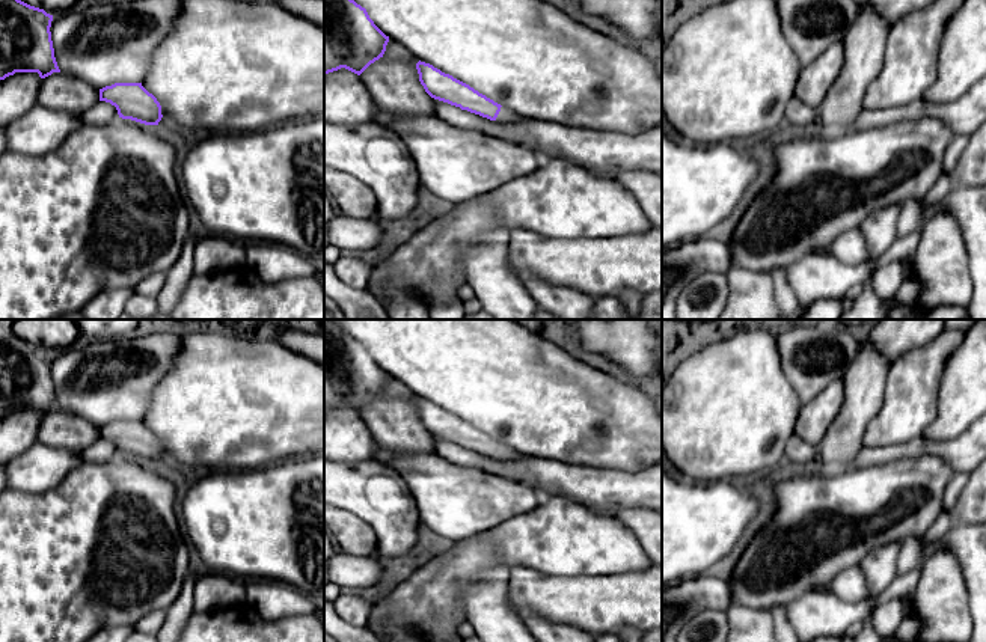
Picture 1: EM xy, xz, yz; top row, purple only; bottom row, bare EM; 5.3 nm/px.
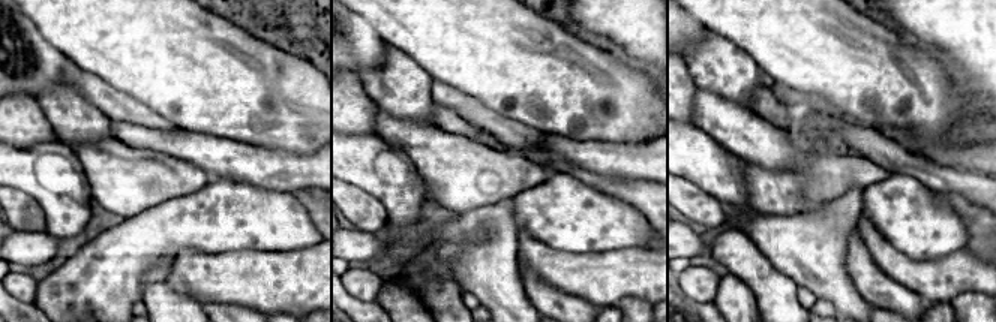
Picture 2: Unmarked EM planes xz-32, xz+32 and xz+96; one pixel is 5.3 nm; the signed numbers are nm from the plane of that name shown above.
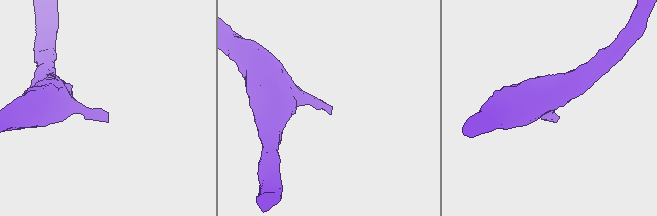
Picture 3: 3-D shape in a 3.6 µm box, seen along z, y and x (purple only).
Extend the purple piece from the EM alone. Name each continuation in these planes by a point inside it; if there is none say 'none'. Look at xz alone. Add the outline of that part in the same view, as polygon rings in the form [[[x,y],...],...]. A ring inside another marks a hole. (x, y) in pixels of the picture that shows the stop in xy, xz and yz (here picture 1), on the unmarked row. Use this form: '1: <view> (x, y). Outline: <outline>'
1: xz (505, 454). Outline: [[[501,445],[501,449],[496,455],[496,460],[499,461],[504,461],[504,463],[508,463],[508,461],[516,461],[516,460],[520,460],[526,455],[517,452],[516,449],[507,446],[507,445]]]

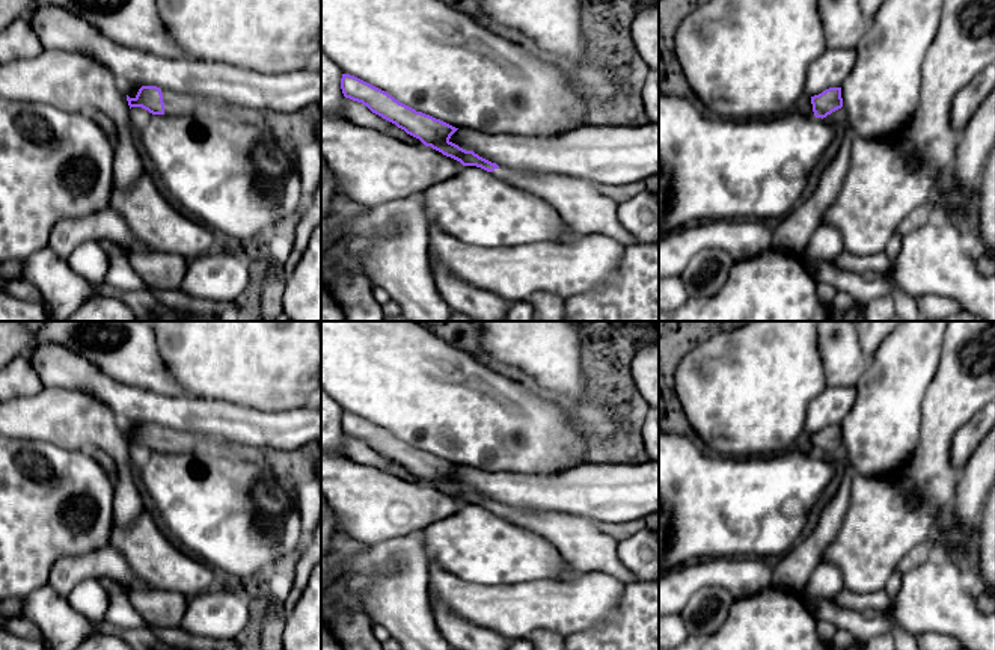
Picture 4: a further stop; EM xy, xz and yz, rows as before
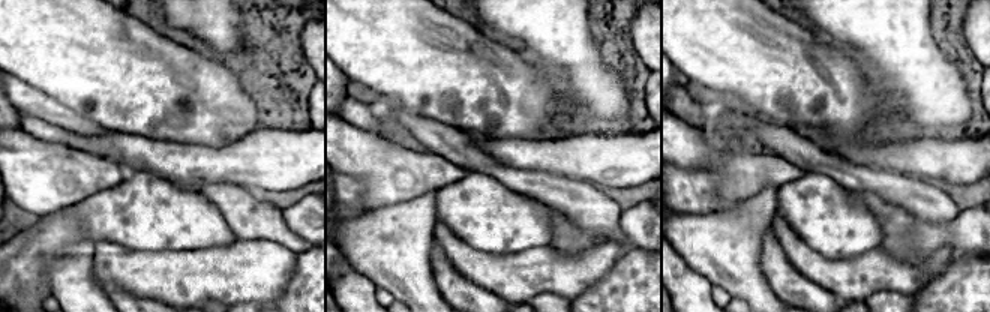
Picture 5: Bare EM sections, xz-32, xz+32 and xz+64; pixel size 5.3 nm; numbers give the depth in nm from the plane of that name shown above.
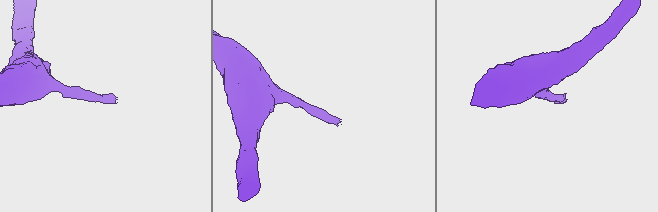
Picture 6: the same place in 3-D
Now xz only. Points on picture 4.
1: xz (582, 545). Outline: [[[499,504],[491,511],[544,537],[559,552],[561,560],[579,573],[608,573],[623,584],[636,581],[618,558],[618,541],[589,519],[505,504]]]

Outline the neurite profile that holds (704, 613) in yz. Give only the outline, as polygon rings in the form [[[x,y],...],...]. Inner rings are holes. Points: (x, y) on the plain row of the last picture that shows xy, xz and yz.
[[[703,587],[686,603],[681,617],[689,635],[709,635],[725,621],[734,596],[722,587]]]

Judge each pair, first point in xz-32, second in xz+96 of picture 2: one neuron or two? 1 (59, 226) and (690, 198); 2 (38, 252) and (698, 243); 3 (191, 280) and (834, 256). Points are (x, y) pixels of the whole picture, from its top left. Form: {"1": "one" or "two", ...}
{"1": "two", "2": "one", "3": "two"}

